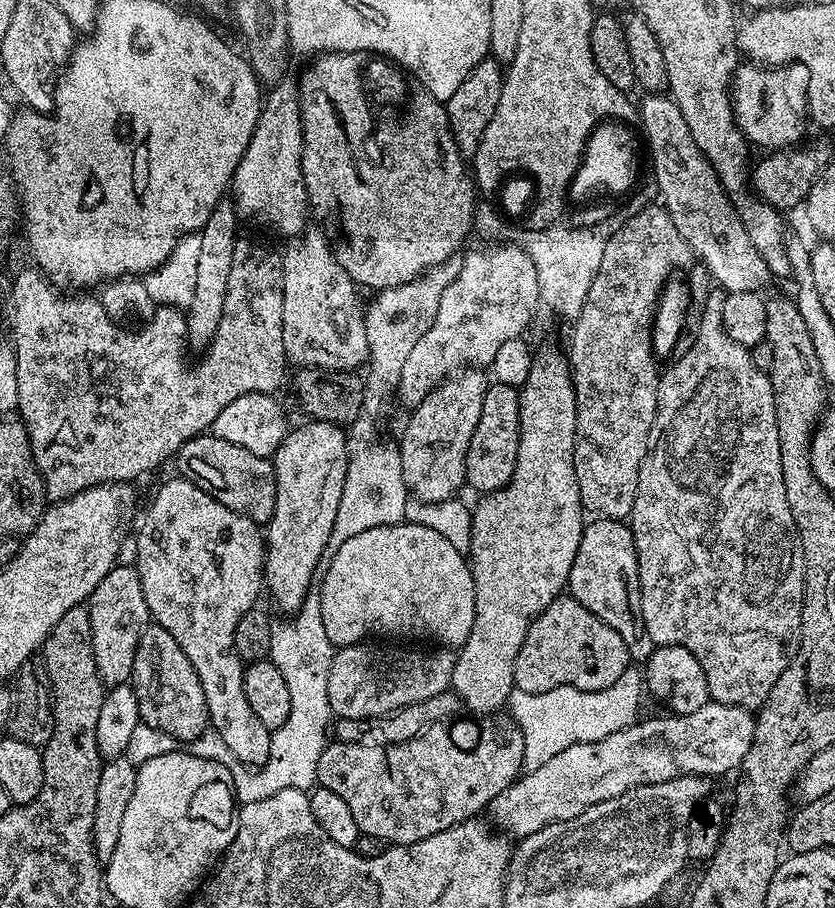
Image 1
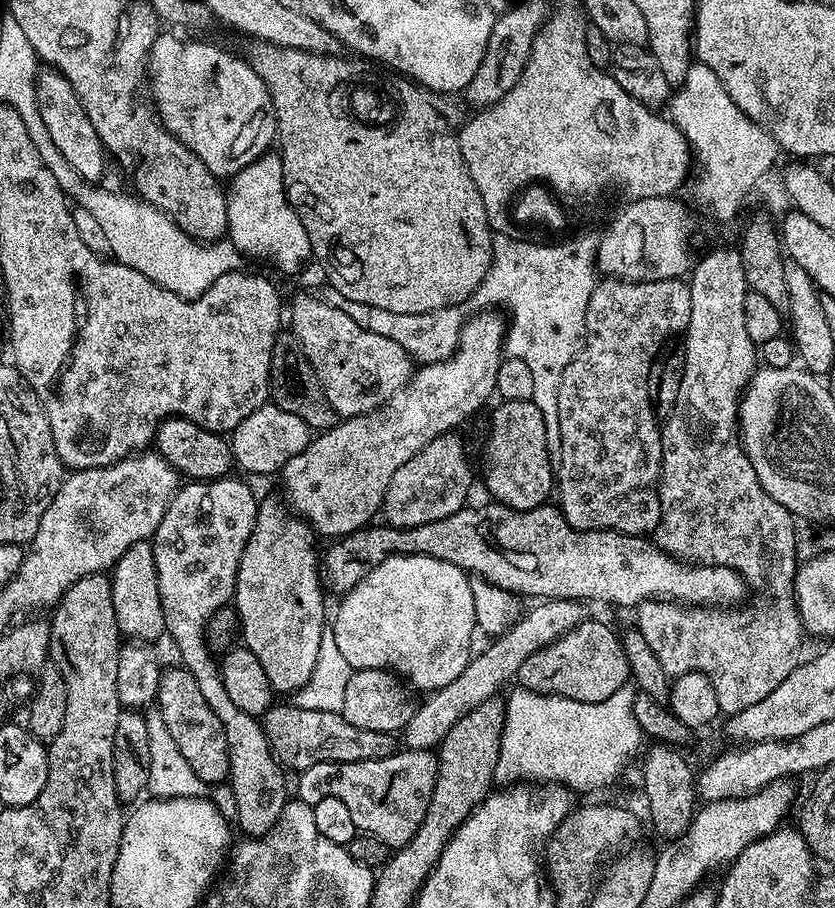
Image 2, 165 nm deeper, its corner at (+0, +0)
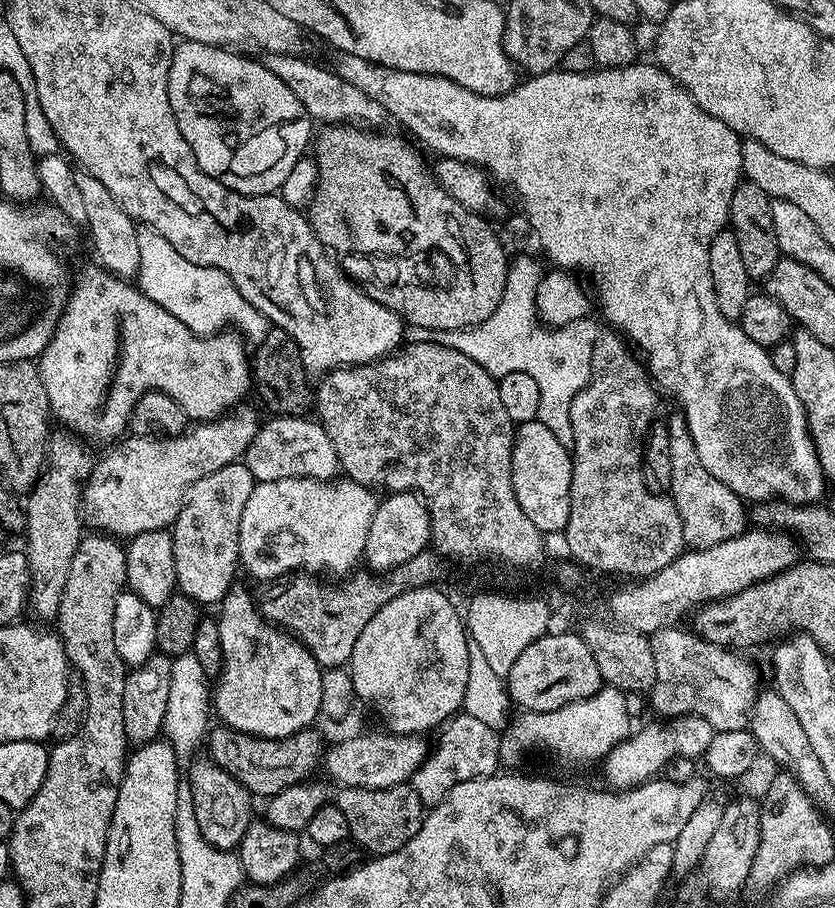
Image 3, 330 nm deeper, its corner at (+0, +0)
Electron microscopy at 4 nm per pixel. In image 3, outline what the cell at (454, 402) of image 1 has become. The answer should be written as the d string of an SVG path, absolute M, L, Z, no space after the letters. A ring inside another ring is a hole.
M393 492L385 495L376 505L370 534L366 534L363 559L366 564L368 560L367 567L377 574L391 572L425 551L431 539L432 513L428 511L424 497L415 492Z

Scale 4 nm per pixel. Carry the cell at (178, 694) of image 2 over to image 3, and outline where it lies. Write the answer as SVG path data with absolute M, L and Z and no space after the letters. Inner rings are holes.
M203 755L186 768L186 784L192 789L194 814L198 818L202 838L206 838L206 842L210 842L210 846L215 848L239 849L248 825L254 820L252 816L254 797L225 768L214 763L211 755Z

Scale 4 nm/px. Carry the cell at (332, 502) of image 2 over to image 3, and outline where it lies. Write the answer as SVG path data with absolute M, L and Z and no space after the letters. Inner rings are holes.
M282 478L281 480L275 480L274 482L258 482L254 485L254 487L250 490L250 498L246 498L246 506L242 506L242 522L238 526L238 550L240 551L240 563L239 567L241 569L244 568L249 572L250 575L253 576L256 580L264 580L263 582L271 582L274 580L280 579L282 576L287 576L289 574L295 573L297 570L307 570L312 574L324 574L320 572L344 572L340 574L348 574L353 571L357 567L356 563L361 563L364 547L366 546L366 534L370 534L370 522L374 522L374 514L376 513L376 505L378 503L378 496L375 491L371 488L367 488L365 484L359 484L358 482L354 482L353 480L349 480L347 478L336 478L331 482L325 482L323 480L311 480L310 478Z

